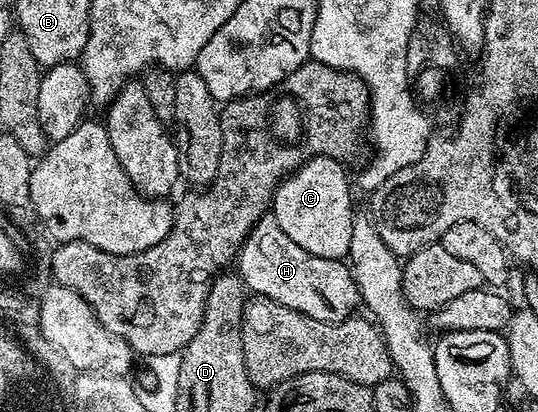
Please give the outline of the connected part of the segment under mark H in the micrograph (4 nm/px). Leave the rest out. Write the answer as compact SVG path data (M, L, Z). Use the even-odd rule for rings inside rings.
M271 215L262 217L243 240L237 254L237 272L252 294L285 303L285 307L293 307L313 319L338 323L361 305L352 270L342 260L321 259L297 247Z

